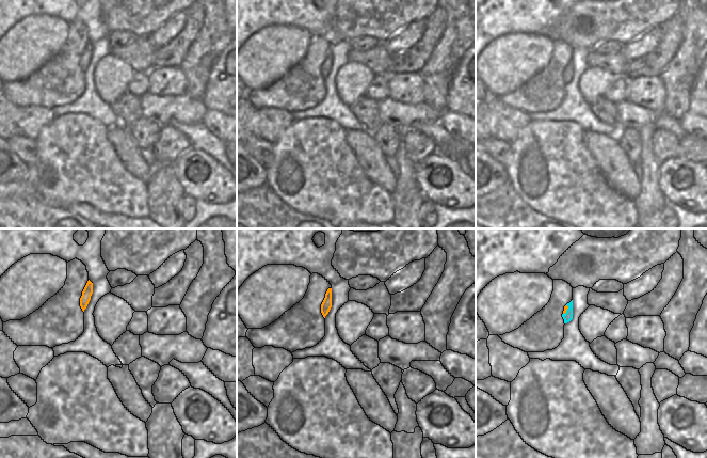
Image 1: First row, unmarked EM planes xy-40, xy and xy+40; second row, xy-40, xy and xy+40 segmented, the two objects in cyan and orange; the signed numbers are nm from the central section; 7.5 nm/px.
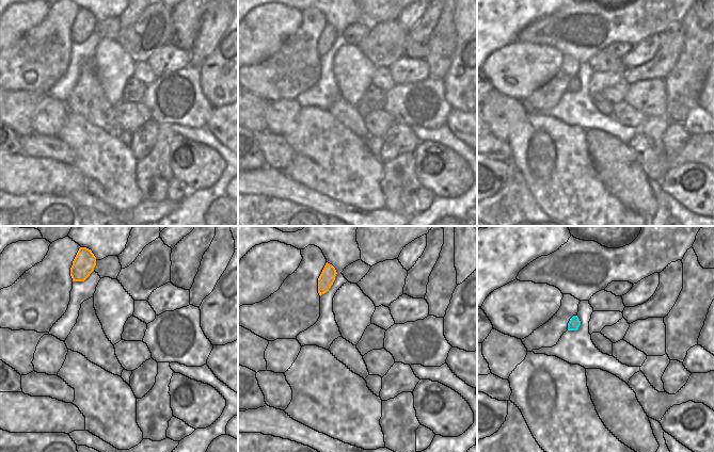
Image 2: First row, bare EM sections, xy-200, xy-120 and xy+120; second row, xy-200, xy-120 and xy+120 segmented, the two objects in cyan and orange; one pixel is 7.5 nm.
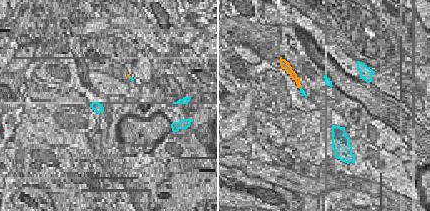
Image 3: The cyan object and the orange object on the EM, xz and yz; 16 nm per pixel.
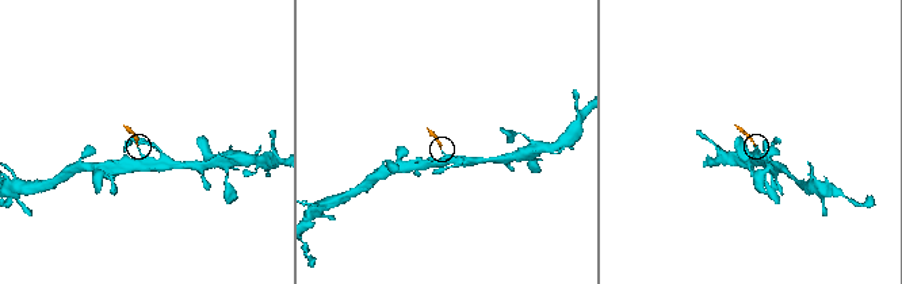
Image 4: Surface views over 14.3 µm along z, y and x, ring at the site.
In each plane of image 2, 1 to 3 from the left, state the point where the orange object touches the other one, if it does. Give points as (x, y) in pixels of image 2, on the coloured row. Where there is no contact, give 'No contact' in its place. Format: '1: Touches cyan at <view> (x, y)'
1: No contact
2: No contact
3: No contact.

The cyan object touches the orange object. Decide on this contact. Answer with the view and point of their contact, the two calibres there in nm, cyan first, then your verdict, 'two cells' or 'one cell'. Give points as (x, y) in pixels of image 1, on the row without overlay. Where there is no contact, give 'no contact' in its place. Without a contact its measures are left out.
contact xy+40 (567, 70); calibres 70 and 30 nm; two cells

